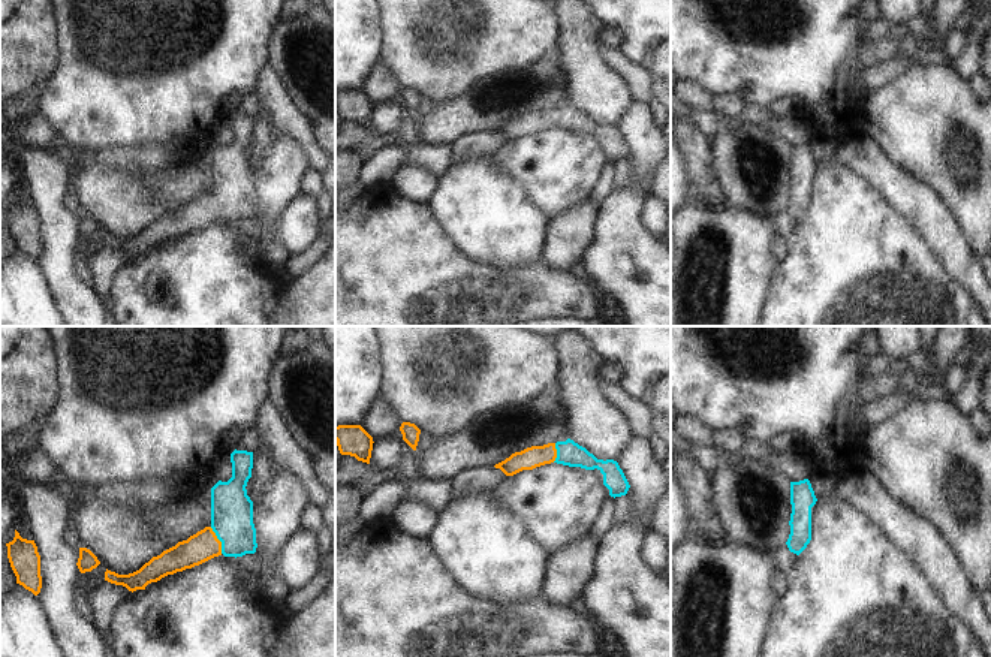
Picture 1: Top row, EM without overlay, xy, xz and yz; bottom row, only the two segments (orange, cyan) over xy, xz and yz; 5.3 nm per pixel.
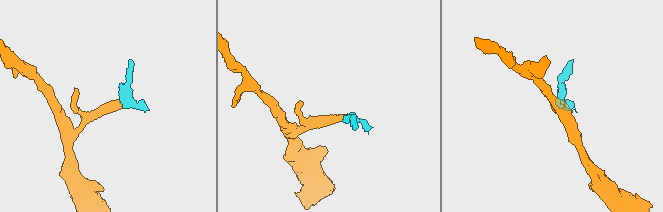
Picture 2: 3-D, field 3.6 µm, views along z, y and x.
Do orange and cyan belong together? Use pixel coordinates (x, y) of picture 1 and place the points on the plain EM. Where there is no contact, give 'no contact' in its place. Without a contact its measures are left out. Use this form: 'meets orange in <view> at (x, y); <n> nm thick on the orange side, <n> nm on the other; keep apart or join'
meets orange in xy at (219, 205); 160 nm thick on the orange side, 220 nm on the other; join

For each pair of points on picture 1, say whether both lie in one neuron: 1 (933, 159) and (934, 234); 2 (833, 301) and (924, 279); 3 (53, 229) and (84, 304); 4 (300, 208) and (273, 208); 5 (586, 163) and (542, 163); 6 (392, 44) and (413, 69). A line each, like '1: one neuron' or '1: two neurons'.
1: two neurons
2: one neuron
3: one neuron
4: two neurons
5: one neuron
6: one neuron

